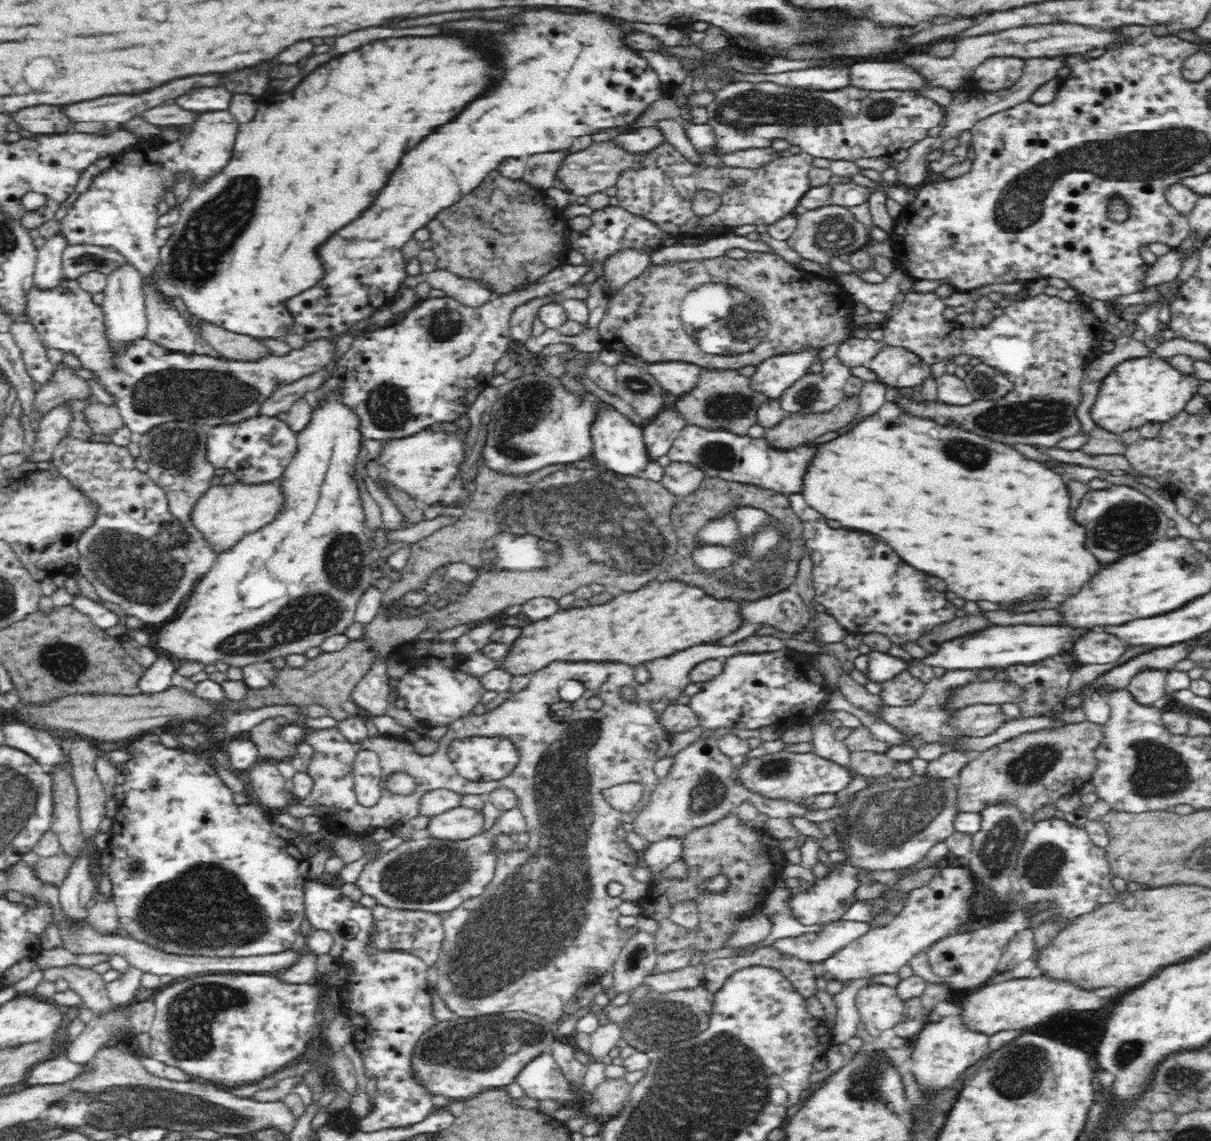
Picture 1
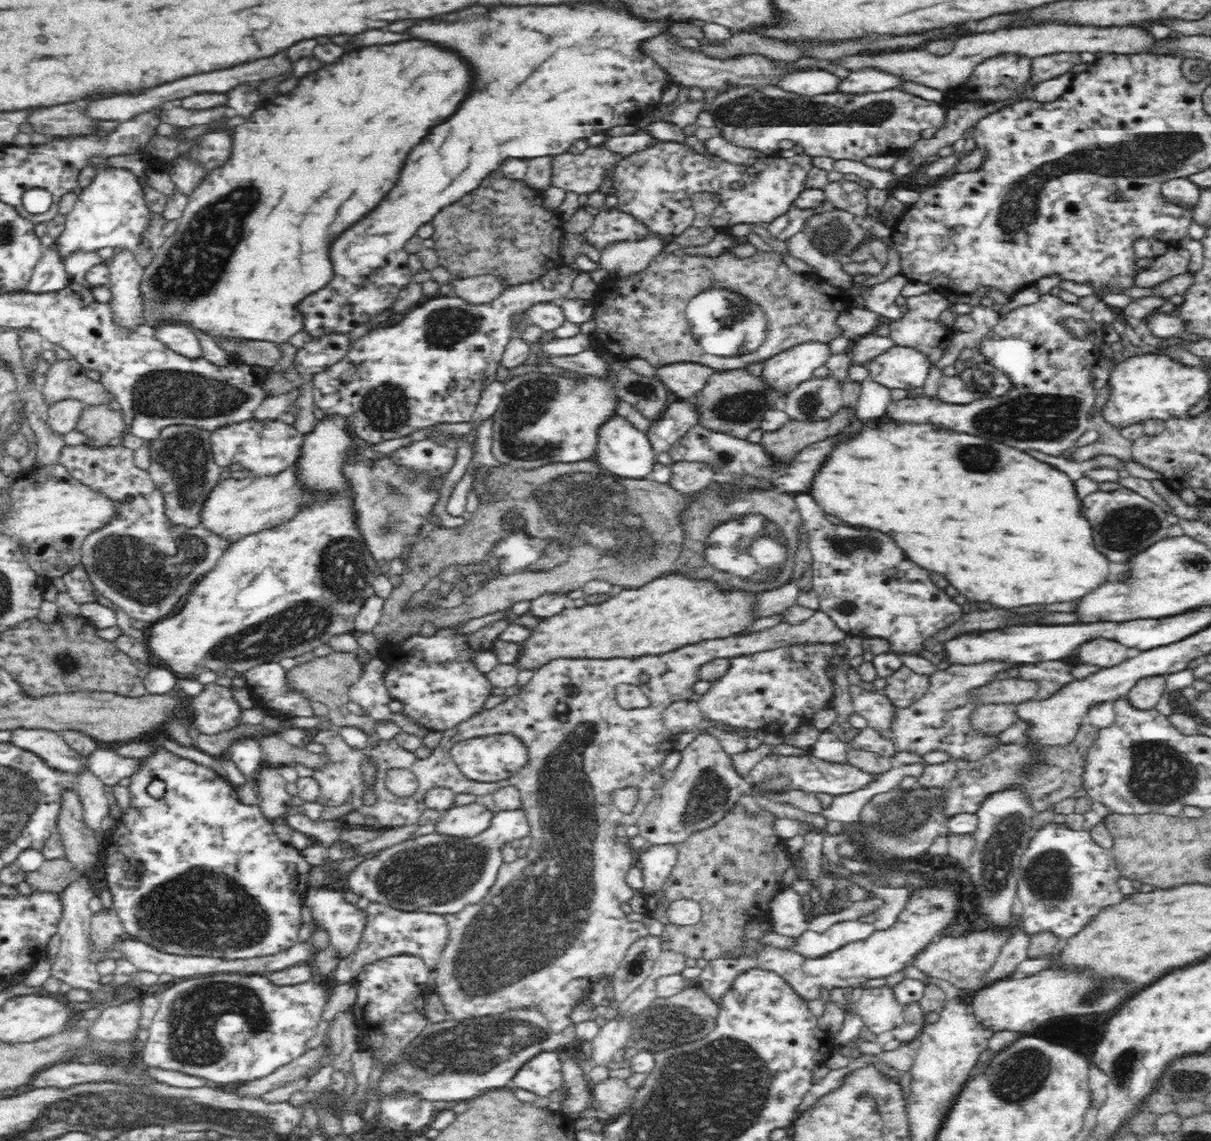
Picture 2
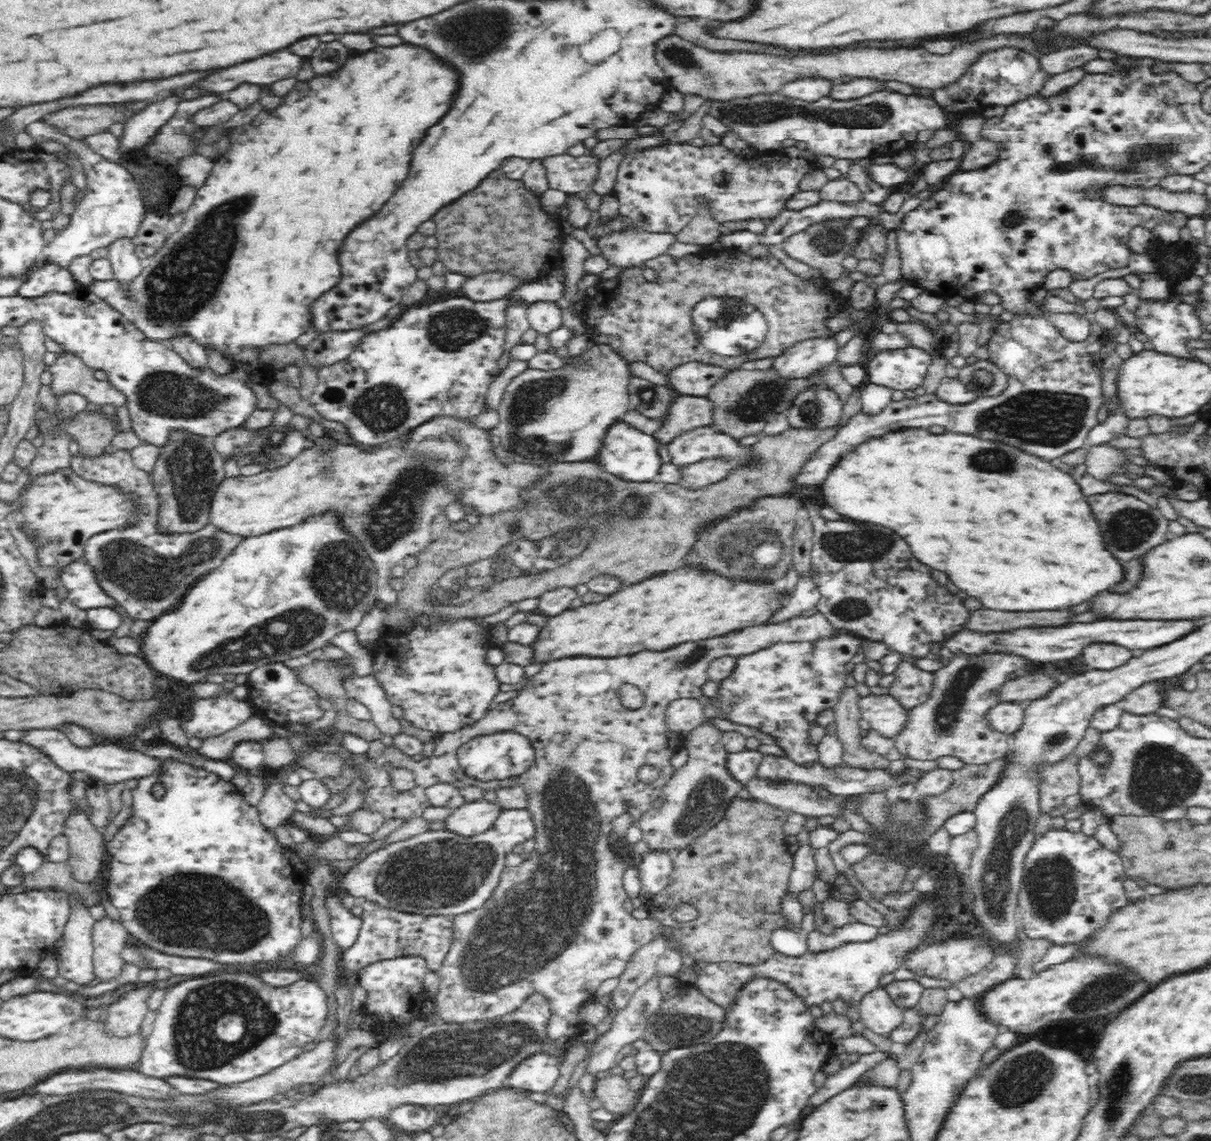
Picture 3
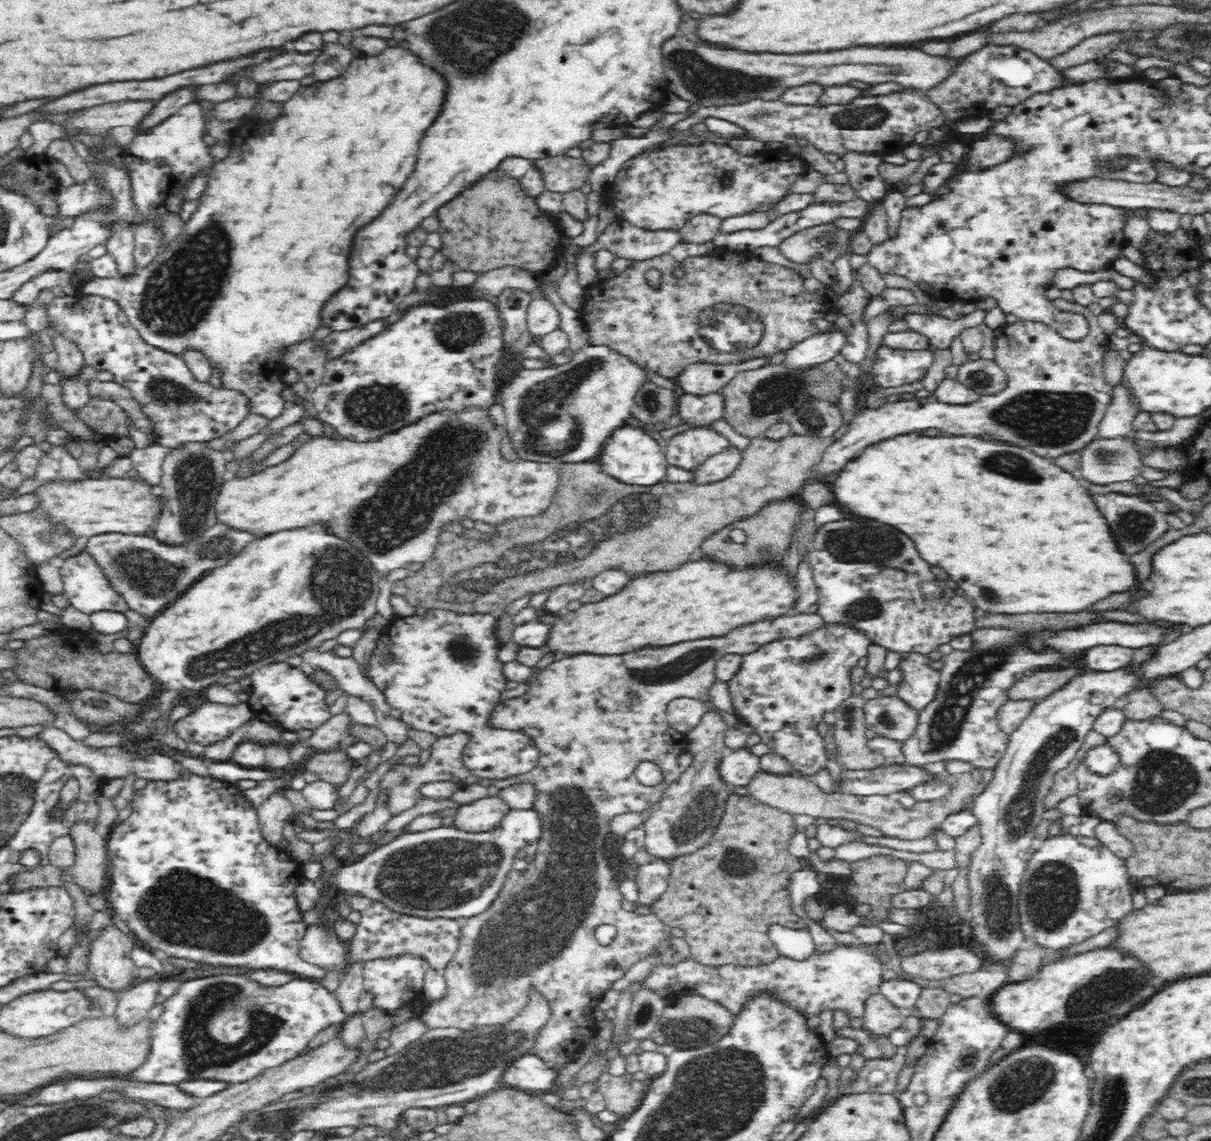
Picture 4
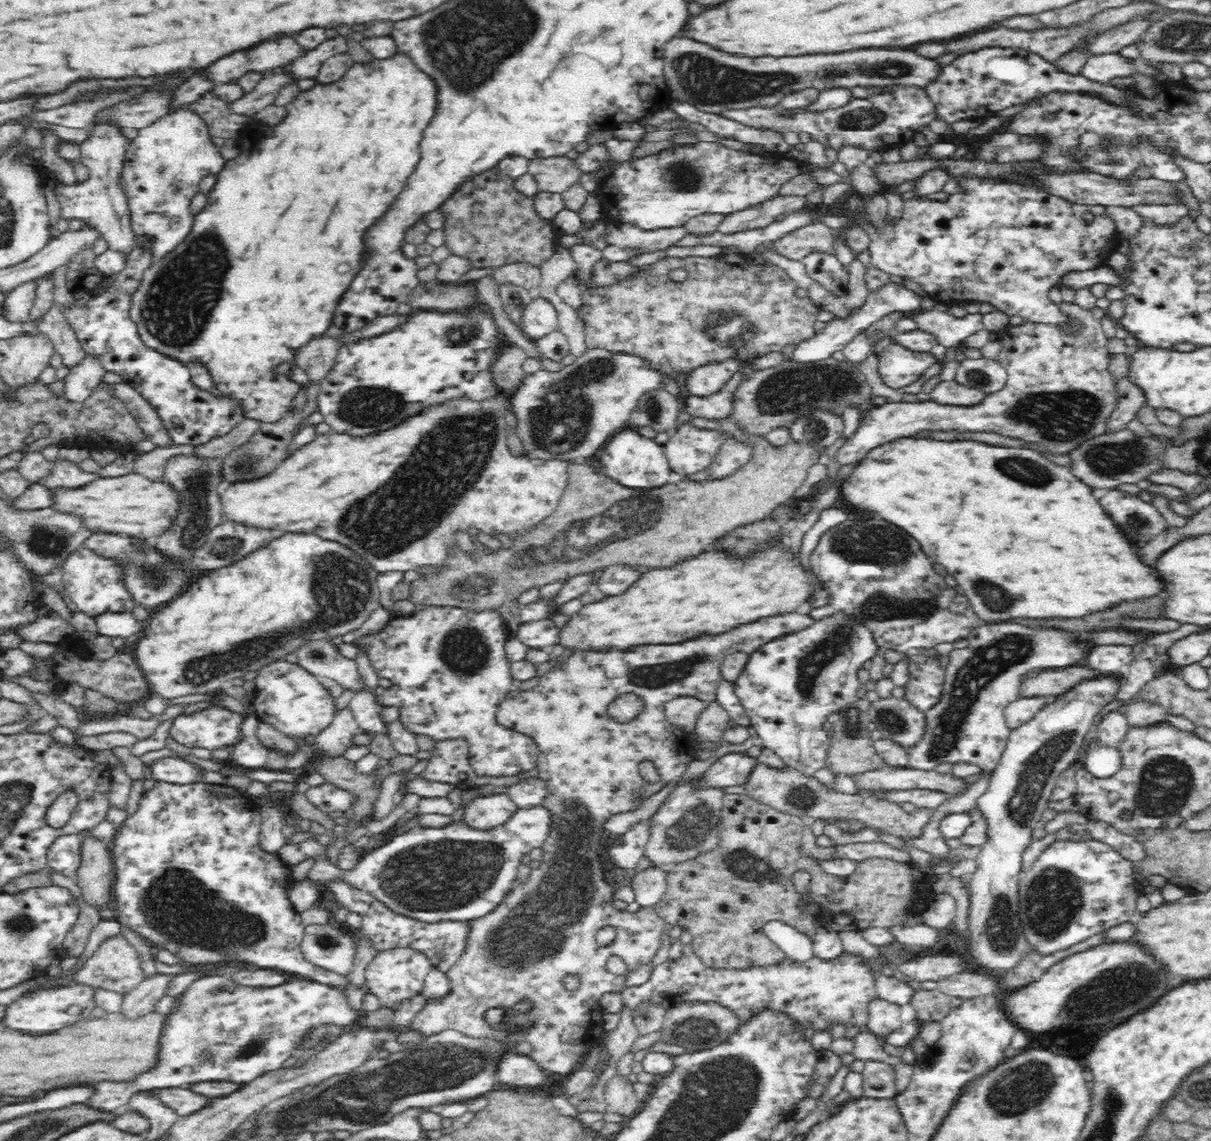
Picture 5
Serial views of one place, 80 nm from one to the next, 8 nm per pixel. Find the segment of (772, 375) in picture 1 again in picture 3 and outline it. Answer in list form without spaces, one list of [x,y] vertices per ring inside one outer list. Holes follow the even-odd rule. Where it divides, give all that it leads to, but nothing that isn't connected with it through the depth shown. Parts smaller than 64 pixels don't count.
[[[834,335],[801,340],[774,359],[772,368],[787,377],[808,377],[820,368],[834,365],[840,346]]]

